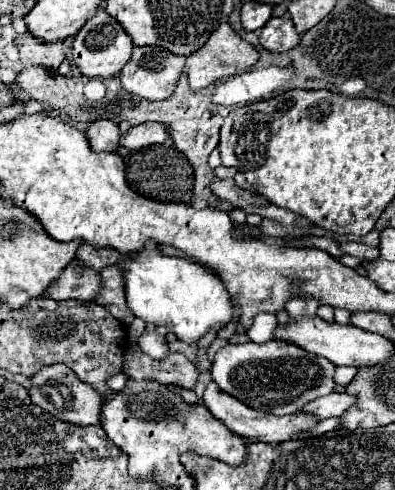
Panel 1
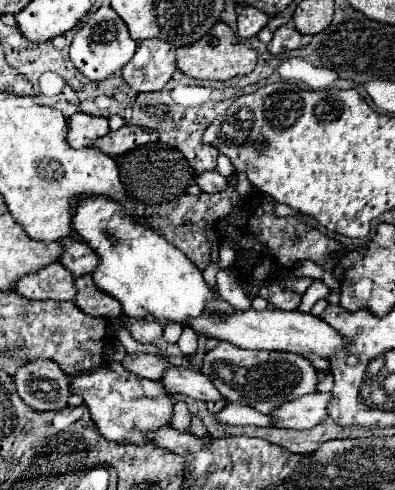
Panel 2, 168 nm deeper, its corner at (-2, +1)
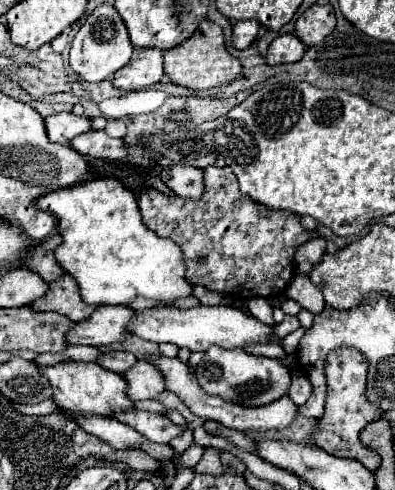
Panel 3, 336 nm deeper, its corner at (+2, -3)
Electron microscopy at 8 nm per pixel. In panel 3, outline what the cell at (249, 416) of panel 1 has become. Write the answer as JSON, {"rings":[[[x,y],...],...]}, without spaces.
{"rings":[[[139,361],[139,365],[135,365],[135,369],[131,369],[131,371],[127,371],[125,377],[129,383],[127,393],[131,393],[133,401],[155,399],[157,395],[161,395],[167,389],[163,373],[159,373],[159,369],[155,369],[155,365],[149,361]]]}

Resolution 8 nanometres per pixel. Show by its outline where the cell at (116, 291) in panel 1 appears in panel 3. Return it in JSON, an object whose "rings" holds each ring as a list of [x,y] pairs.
{"rings":[[[67,275],[59,281],[53,281],[51,293],[47,293],[47,297],[43,297],[43,301],[35,301],[35,305],[31,305],[31,307],[39,309],[39,311],[57,311],[75,323],[91,317],[93,311],[97,309],[93,305],[87,305],[81,299],[79,285],[71,275]]]}

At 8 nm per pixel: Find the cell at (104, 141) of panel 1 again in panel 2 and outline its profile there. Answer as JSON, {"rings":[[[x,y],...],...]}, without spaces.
{"rings":[[[73,113],[67,119],[67,143],[75,149],[93,147],[97,139],[109,133],[109,121],[105,117],[93,117],[87,113]]]}

